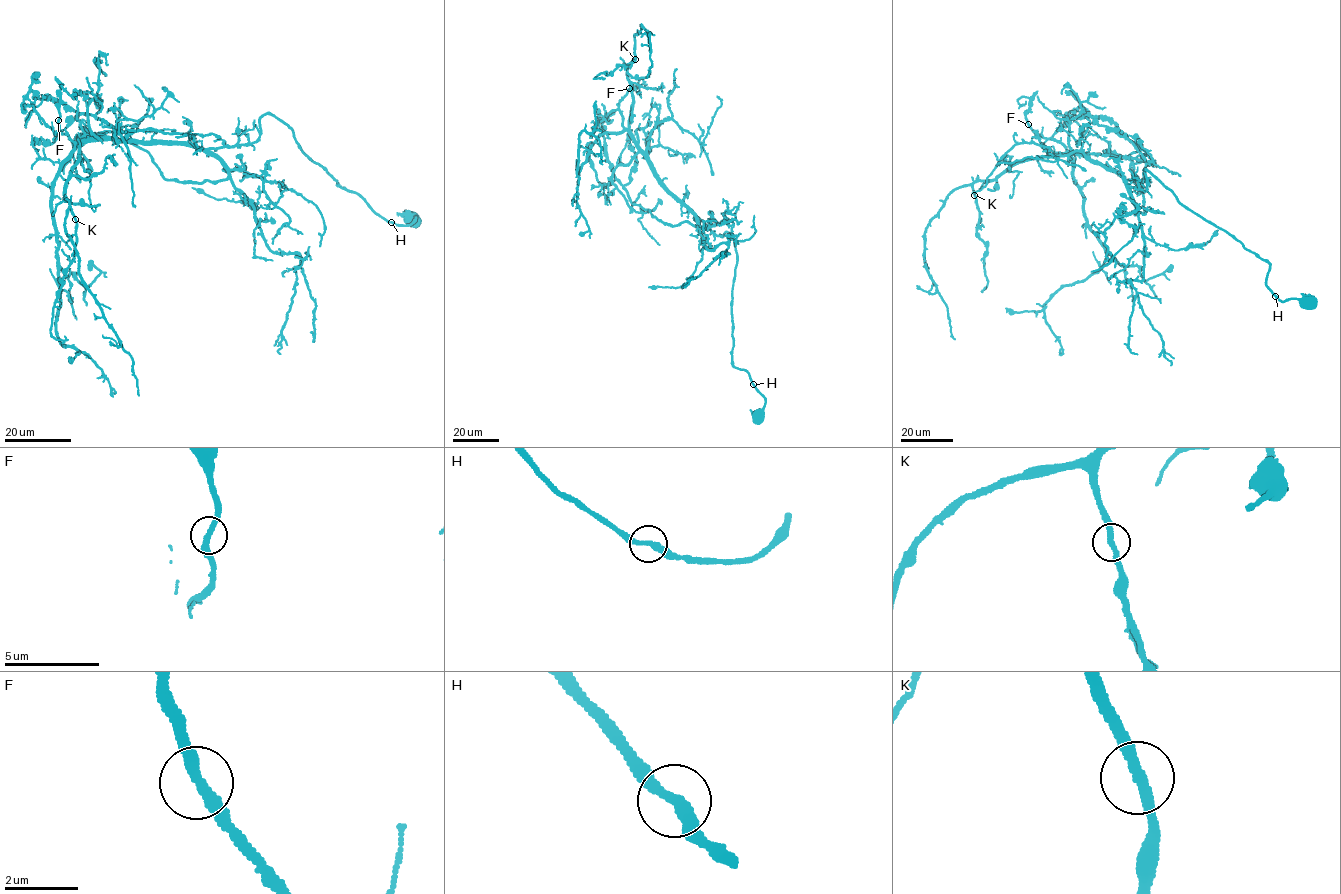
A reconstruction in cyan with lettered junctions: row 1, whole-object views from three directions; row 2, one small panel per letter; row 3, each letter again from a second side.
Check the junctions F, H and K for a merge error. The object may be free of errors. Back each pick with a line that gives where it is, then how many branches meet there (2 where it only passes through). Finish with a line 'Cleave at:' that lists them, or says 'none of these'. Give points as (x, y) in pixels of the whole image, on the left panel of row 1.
Cleave at: none of these

